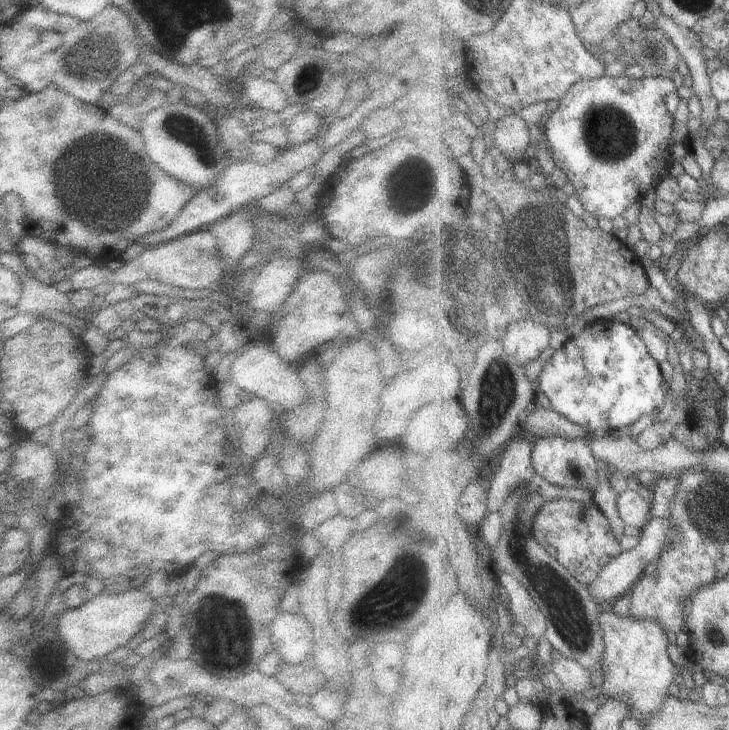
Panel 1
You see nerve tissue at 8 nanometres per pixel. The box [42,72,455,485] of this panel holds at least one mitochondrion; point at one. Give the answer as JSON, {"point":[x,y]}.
{"point":[86,201]}

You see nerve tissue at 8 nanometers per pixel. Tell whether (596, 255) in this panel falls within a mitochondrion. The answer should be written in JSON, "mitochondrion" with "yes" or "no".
{"mitochondrion":"no"}

